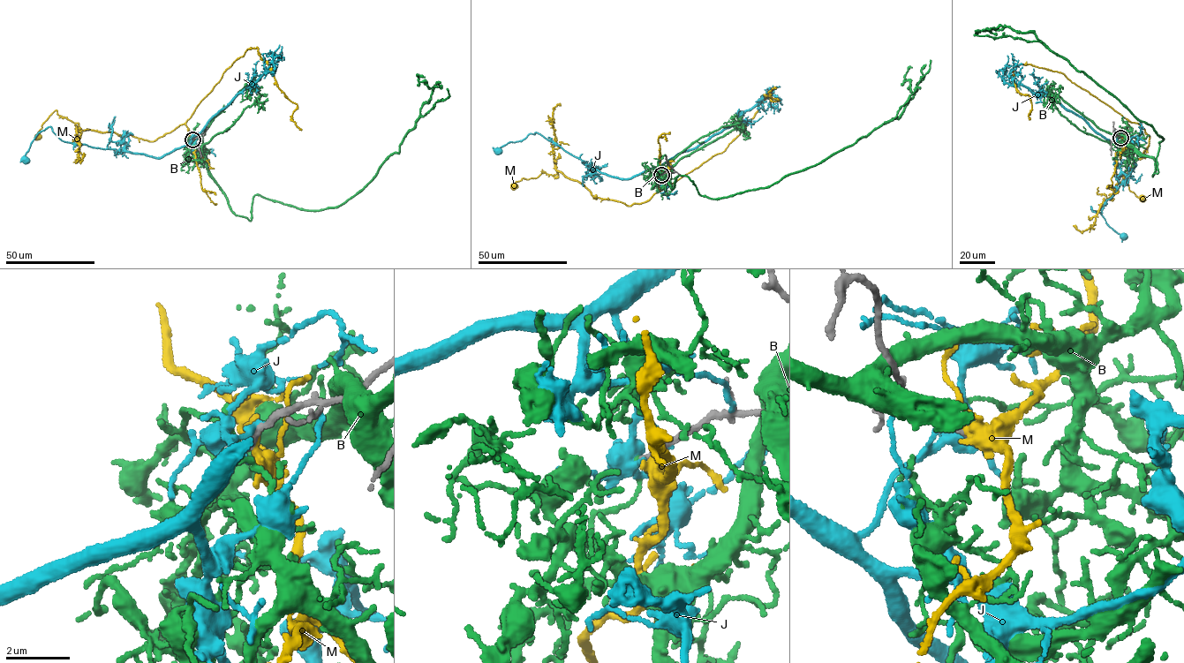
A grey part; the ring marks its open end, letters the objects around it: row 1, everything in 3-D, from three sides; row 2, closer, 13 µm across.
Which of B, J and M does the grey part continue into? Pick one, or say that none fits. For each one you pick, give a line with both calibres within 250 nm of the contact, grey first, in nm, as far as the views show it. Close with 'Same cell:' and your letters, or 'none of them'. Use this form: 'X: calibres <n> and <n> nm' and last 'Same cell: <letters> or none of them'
Same cell: none of them

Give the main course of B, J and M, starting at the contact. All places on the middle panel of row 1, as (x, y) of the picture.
B: (661, 175), (711, 198), (777, 183), (898, 117), (912, 67)
J: (661, 175), (659, 167), (627, 178), (611, 177), (535, 132), (497, 151)
M: (662, 175), (657, 192), (646, 201), (628, 206), (593, 196), (557, 171), (557, 177), (541, 171), (514, 184)

